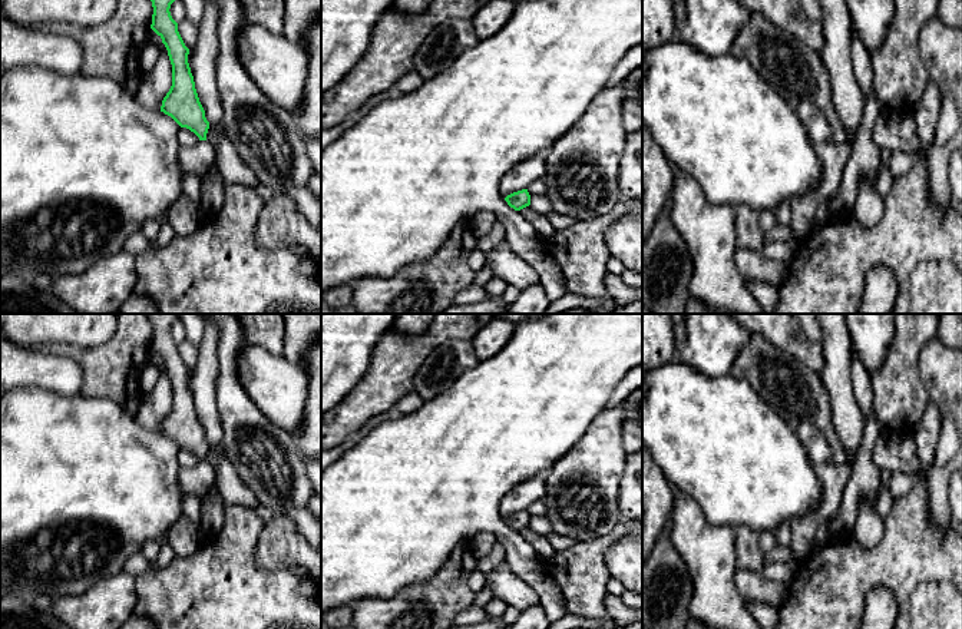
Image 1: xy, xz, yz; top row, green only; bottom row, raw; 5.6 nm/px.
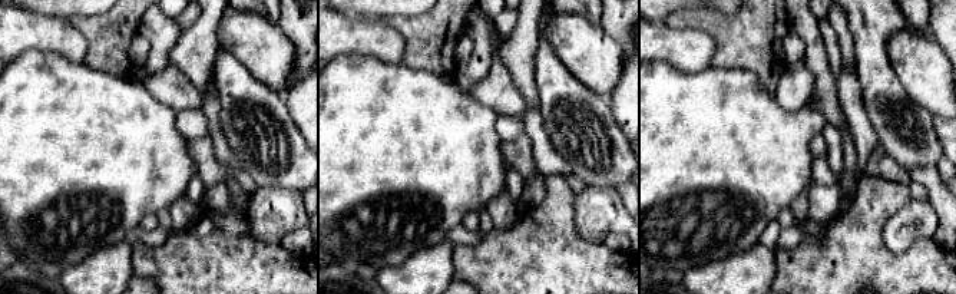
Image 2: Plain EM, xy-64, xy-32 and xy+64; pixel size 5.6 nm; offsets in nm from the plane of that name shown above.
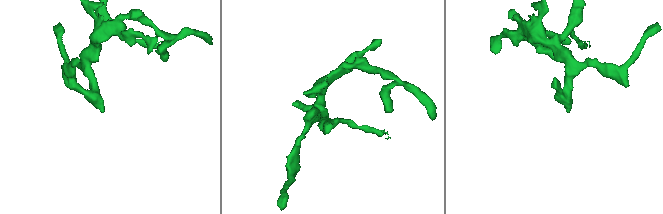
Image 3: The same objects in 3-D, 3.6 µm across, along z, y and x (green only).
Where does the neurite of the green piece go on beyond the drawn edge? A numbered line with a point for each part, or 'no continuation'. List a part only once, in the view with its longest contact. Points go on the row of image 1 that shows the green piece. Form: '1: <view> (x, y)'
1: xy (198, 159)

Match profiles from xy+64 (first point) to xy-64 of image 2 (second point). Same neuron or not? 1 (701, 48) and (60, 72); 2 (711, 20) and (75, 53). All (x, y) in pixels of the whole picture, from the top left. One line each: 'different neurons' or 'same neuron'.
1: different neurons
2: different neurons

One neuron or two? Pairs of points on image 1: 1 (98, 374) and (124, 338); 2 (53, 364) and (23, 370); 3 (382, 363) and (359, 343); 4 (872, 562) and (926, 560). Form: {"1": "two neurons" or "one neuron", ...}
{"1": "one neuron", "2": "one neuron", "3": "two neurons", "4": "one neuron"}

